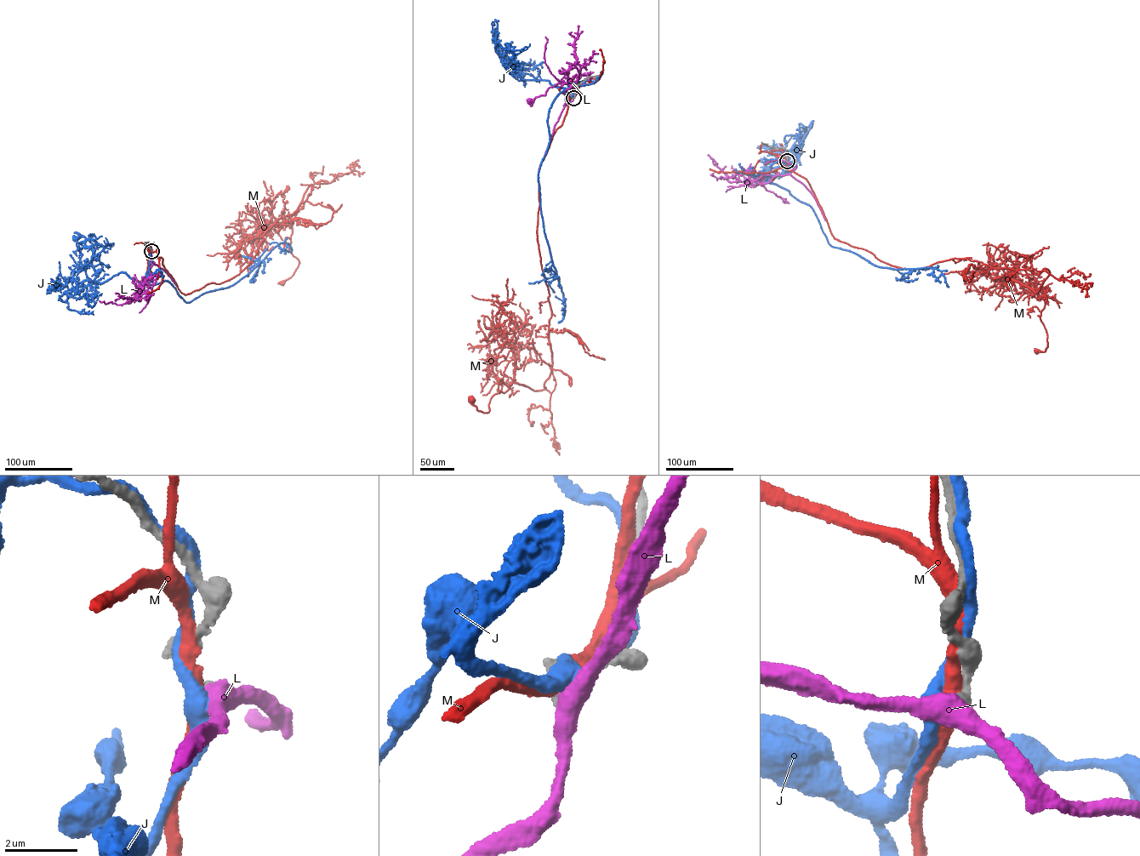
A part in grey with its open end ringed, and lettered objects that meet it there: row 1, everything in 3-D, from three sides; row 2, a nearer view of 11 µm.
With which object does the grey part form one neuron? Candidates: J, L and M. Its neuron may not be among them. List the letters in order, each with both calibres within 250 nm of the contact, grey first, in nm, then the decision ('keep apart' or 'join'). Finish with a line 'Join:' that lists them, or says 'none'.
J: 420 nm thick on the grey side, 280 nm on the other; keep apart
L: 320 nm thick on the grey side, 500 nm on the other; join
M: 440 nm thick on the grey side, 400 nm on the other; keep apart
Join: L

